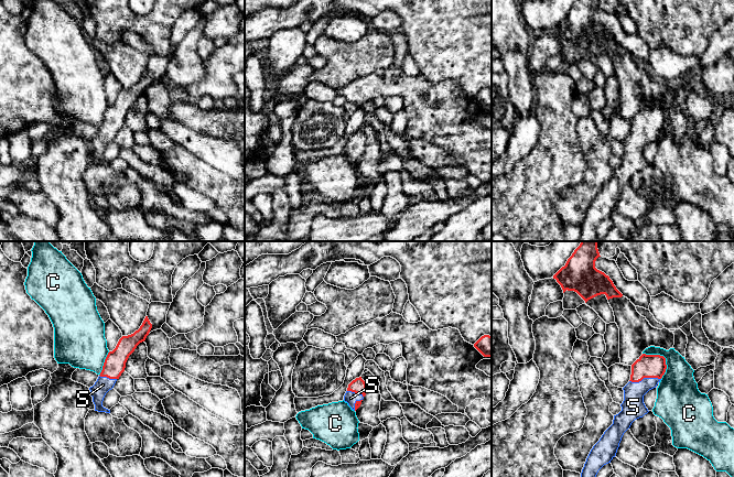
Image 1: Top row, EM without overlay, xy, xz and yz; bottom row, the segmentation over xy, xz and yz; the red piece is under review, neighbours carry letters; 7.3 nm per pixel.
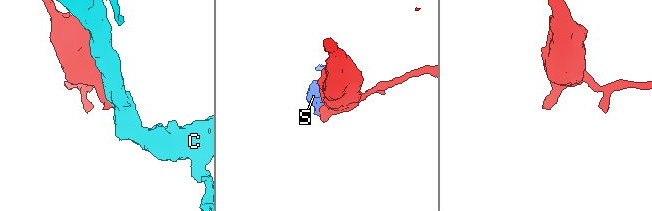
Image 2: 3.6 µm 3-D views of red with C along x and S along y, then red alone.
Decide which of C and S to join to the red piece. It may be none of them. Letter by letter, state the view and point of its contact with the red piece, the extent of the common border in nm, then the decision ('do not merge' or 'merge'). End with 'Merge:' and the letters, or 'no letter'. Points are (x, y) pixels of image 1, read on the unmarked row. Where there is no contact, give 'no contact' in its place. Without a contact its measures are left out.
C: contact yz (664, 110); length 240 nm; do not merge
S: contact yz (645, 130); length 240 nm; merge
Merge: S

